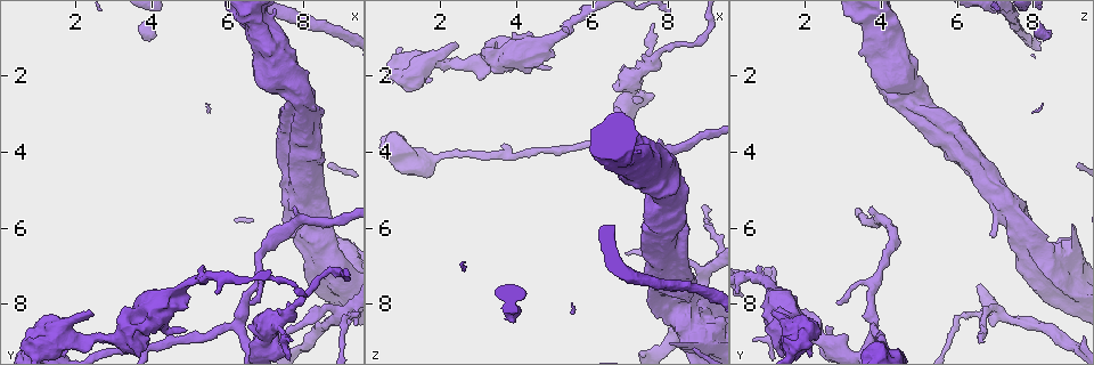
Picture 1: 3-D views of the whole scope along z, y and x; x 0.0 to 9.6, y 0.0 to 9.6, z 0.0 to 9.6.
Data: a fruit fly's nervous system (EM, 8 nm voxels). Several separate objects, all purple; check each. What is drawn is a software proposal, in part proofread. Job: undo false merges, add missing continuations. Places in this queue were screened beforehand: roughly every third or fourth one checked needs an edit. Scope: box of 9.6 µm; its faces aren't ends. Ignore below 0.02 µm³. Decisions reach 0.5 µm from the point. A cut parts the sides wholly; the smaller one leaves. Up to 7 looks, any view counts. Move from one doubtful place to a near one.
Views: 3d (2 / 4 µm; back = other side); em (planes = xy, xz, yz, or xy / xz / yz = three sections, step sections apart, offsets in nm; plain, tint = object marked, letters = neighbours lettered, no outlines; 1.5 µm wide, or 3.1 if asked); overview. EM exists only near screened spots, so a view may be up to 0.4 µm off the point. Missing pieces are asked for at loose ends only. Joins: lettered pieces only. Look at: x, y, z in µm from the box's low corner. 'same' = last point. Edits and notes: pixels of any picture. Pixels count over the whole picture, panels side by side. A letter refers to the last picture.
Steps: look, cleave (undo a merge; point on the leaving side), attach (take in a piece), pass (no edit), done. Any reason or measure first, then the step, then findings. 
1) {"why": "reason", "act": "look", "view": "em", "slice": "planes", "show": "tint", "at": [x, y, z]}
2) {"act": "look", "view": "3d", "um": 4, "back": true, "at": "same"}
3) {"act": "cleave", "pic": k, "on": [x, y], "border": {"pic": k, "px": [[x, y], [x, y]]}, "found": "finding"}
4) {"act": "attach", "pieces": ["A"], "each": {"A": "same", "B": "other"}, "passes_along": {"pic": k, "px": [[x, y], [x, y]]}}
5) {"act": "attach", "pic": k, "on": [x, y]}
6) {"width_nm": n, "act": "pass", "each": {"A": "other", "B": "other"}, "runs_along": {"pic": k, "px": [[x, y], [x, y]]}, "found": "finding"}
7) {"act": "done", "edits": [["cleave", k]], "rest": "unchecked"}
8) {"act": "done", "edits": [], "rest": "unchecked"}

{"why": "thick end", "act": "look", "view": "3d", "um": 4, "back": true, "at": [7.60, 9.15, 2.55]}

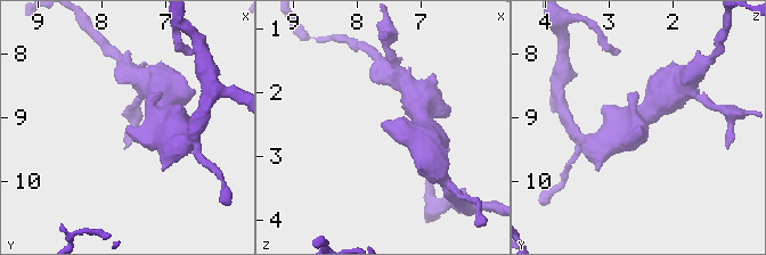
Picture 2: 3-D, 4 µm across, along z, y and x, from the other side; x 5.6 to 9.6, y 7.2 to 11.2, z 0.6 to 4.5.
{"act": "look", "view": "em", "slice": "yz", "step": 8, "show": "letters", "at": [7.60, 9.15, 2.55]}

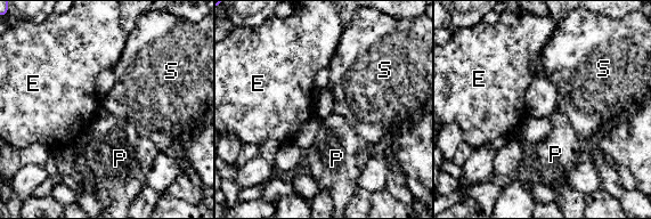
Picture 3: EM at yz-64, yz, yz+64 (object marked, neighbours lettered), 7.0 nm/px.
{"why": "another direction", "act": "look", "view": "em", "slice": "xy", "step": 4, "show": "letters", "at": "same"}

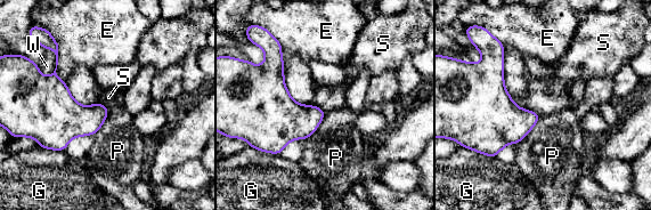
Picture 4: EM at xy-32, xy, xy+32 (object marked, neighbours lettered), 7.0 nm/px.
{"act": "pass", "each": {"E": "other", "G": "other", "P": "other", "S": "other", "W": "other"}, "border": {"pic": 4, "px": [[510, 97], [540, 116]]}, "found": "no lettered piece goes on from it"}

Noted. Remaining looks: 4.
{"why": "branch stops here", "act": "look", "view": "3d", "um": 4, "at": [0.55, 9.05, 2.10]}

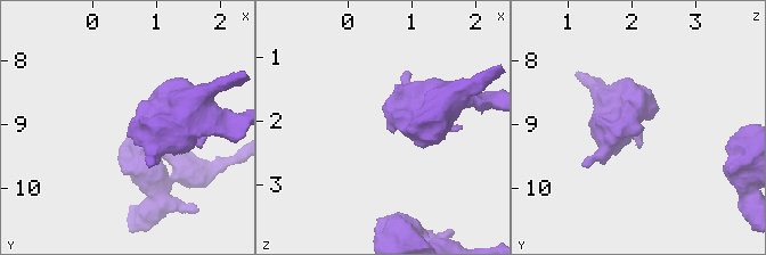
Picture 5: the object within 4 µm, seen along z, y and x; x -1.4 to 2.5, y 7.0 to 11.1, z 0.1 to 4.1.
{"act": "look", "view": "em", "slice": "planes", "show": "letters", "at": [0.55, 9.10, 2.10]}

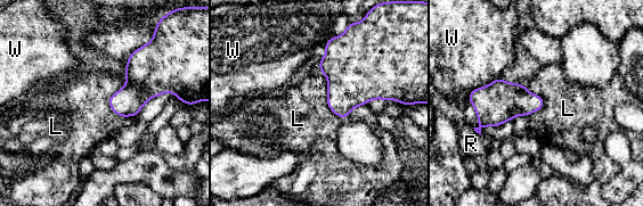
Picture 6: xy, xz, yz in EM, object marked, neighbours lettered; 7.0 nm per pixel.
{"act": "pass", "each": {"L": "other", "R": "other", "W": "other"}, "border": {"pic": 6, "px": [[320, 71], [335, 114], [365, 105]]}, "found": "no lettered piece goes on from it"}

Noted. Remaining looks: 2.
{"why": "tapers out", "act": "look", "view": "3d", "um": 4, "at": [7.60, 8.95, 0.70]}

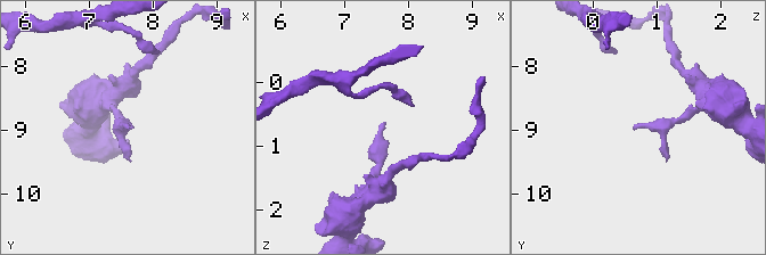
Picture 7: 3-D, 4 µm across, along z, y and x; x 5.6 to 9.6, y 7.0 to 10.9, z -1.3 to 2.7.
{"why": "now the EM", "act": "look", "view": "em", "slice": "yz", "step": 8, "show": "letters", "at": [7.65, 8.95, 0.65]}

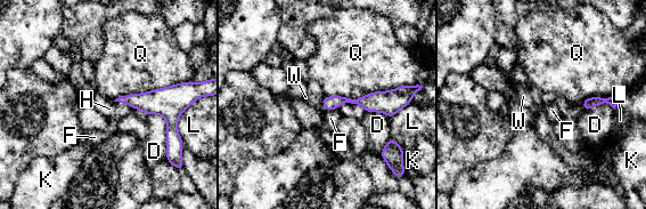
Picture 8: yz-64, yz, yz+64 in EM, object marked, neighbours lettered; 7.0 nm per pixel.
{"act": "pass", "each": {"D": "other", "F": "other", "H": "other", "K": "other", "L": "other", "Q": "other", "W": "other"}, "found": "none of them fits"}

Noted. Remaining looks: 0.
{"act": "done", "edits": [], "rest": "unchecked"}

